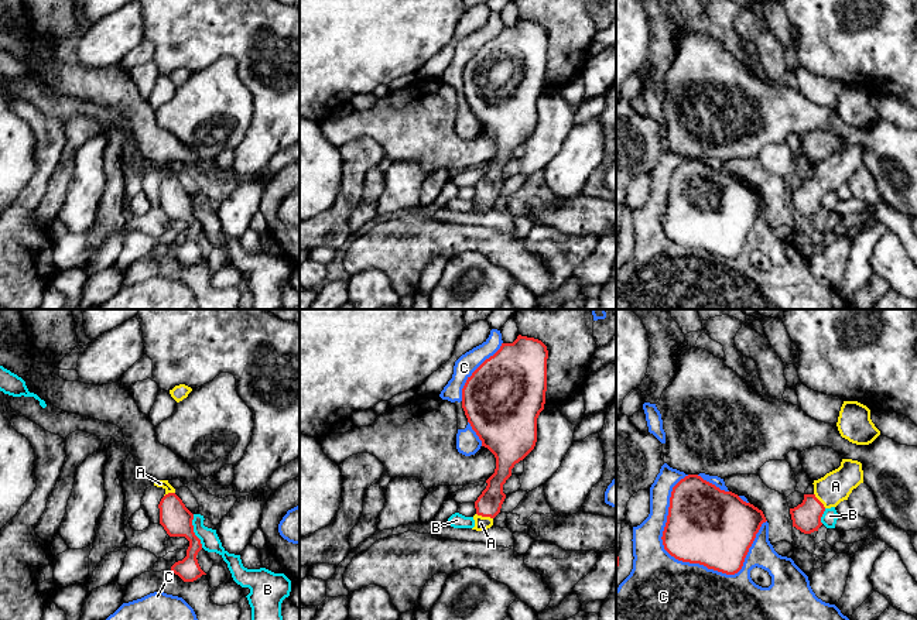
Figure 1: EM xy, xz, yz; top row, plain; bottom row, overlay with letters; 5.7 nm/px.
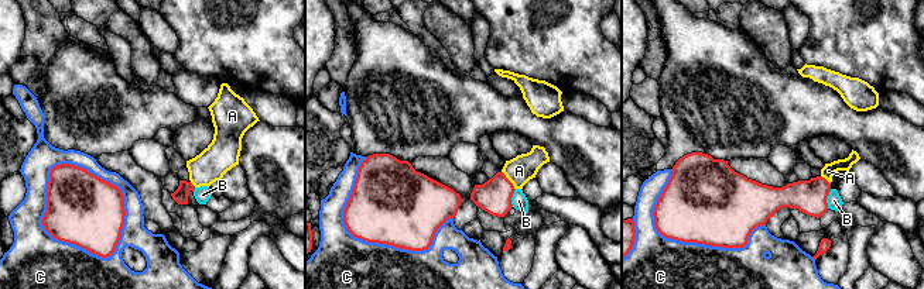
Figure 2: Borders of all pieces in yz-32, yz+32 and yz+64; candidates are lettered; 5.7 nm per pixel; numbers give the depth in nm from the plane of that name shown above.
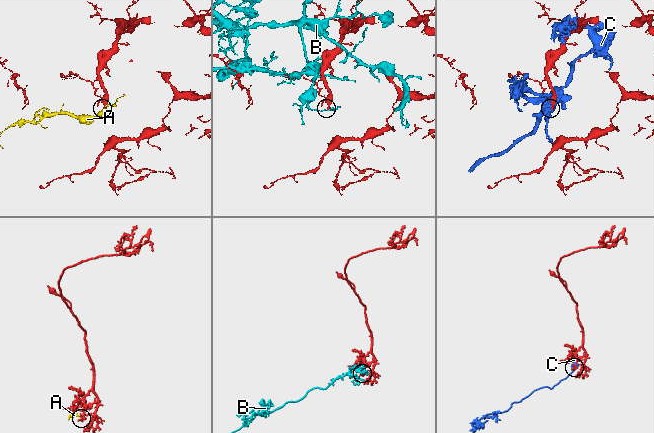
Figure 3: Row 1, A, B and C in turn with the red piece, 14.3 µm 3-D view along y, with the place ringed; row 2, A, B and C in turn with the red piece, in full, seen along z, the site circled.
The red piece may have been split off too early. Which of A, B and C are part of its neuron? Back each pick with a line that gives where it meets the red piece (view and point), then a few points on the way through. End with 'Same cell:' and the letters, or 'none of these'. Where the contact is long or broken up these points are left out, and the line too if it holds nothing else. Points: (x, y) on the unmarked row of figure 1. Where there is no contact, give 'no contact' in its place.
A: contact xz (485, 199); way xz (489, 187), (485, 199), (481, 206)
Same cell: A

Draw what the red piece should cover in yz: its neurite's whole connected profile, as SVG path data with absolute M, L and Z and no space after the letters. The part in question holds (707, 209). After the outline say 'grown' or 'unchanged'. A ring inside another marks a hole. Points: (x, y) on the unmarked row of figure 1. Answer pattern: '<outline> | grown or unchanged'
M698 158L681 162L671 175L664 233L678 244L699 247L726 258L738 257L766 201L762 193L725 175Z | unchanged

